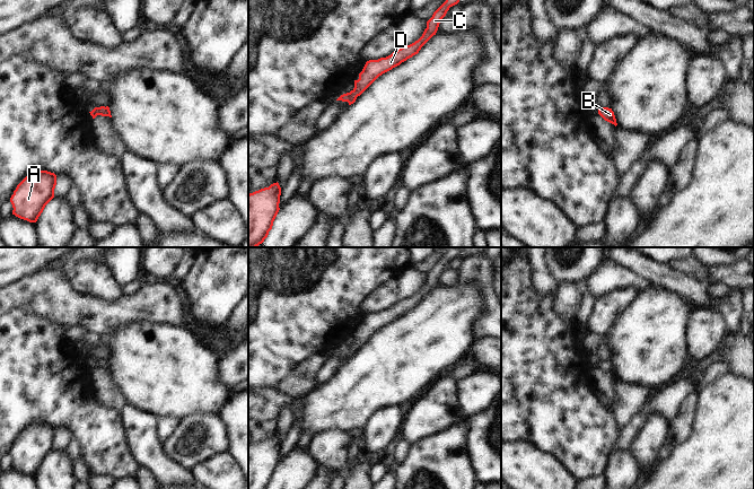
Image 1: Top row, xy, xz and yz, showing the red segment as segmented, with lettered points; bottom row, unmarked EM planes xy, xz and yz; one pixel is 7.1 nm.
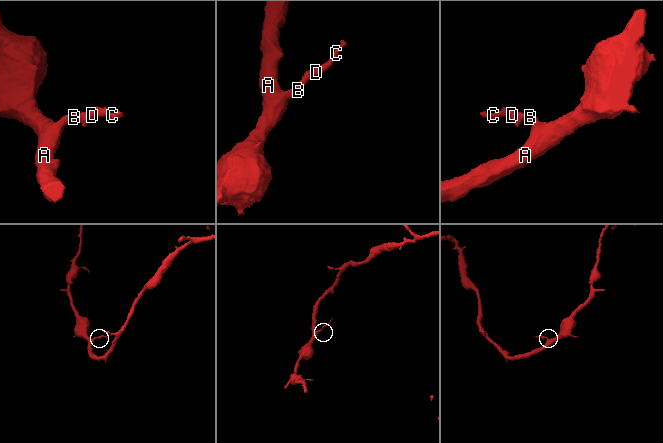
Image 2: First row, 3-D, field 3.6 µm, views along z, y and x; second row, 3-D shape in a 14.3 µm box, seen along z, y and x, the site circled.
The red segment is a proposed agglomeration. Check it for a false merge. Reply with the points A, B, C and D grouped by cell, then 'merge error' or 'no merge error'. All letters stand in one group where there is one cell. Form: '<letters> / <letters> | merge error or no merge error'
A B C D | no merge error

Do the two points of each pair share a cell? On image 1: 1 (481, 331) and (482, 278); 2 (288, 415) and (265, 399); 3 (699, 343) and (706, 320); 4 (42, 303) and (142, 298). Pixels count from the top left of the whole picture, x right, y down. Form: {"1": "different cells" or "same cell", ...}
{"1": "same cell", "2": "different cells", "3": "same cell", "4": "same cell"}

